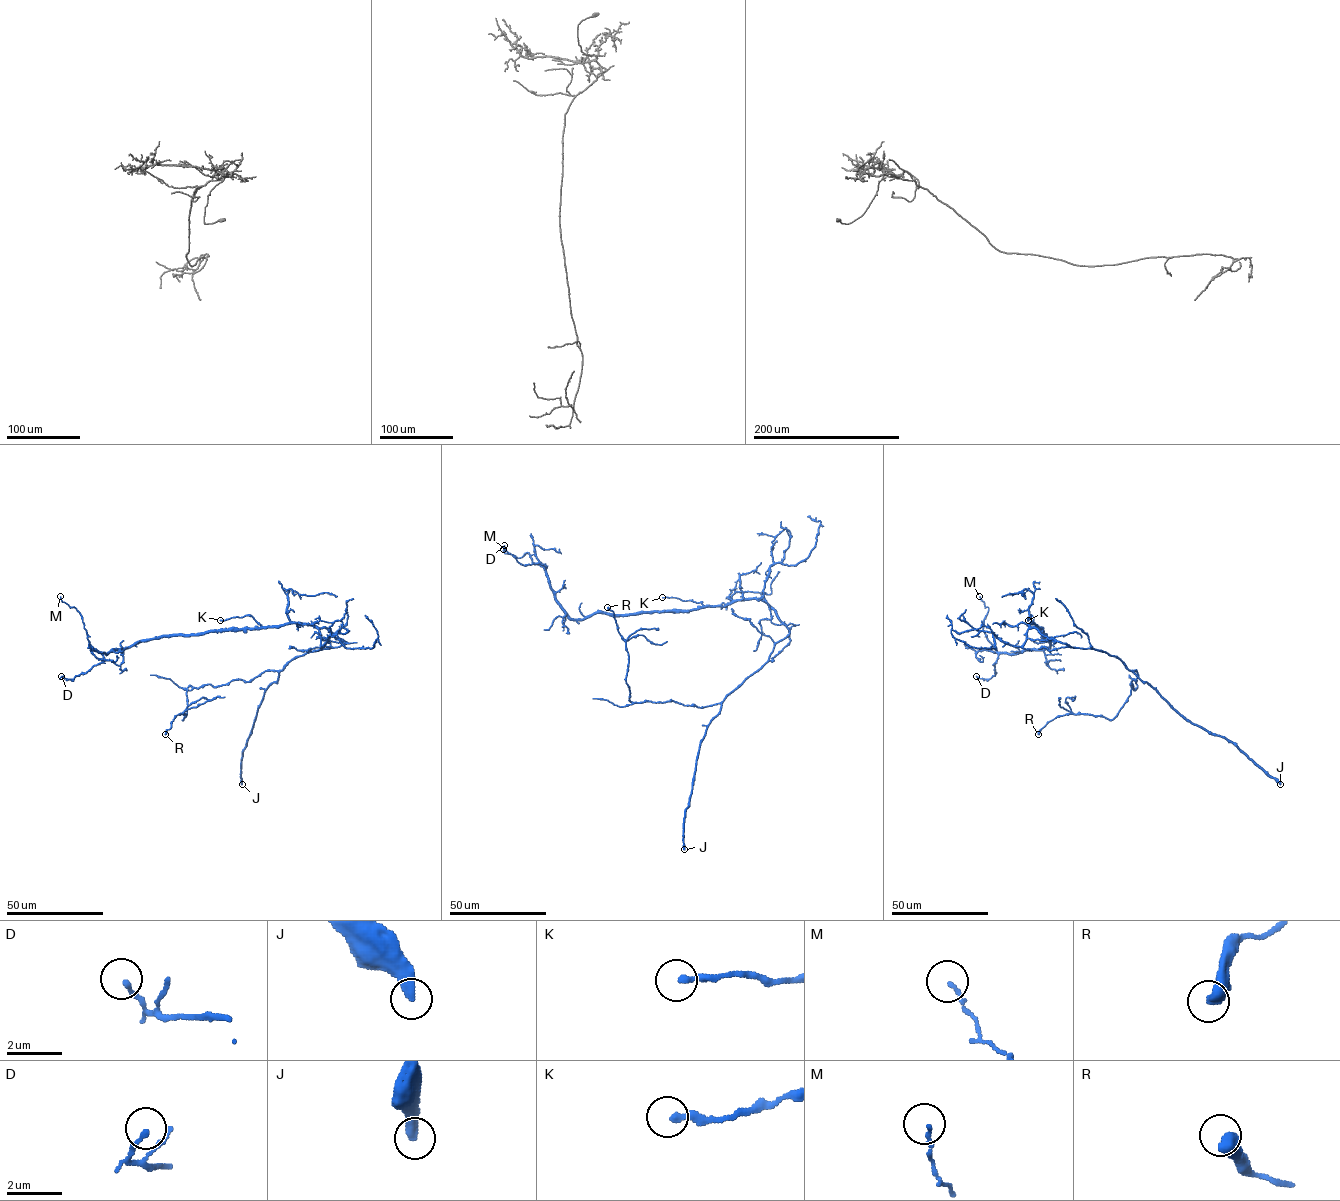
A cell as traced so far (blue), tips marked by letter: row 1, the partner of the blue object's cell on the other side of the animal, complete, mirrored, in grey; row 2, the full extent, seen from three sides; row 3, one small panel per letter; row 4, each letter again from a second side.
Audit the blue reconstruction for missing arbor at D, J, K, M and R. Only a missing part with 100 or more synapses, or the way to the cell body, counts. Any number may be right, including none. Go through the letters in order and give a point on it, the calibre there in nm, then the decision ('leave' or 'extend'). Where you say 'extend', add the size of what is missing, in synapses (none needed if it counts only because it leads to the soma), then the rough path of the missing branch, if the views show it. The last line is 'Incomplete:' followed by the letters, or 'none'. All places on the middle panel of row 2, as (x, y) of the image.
D: place (504, 545); calibre 170 nm; leave
J: place (684, 849); calibre 440 nm; extend; 250 synapses
K: place (662, 597); calibre 240 nm; leave
M: place (503, 549); calibre 130 nm; leave
R: place (607, 607); calibre 600 nm; leave
Incomplete: J

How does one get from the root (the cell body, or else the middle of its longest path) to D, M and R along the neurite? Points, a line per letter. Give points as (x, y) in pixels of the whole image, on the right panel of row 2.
D: (1045, 636), (1031, 623), (1045, 634), (1048, 647), (1000, 653), (993, 676), (976, 676)
M: (1045, 636), (1030, 627), (1031, 623), (1045, 634), (1048, 647), (999, 653), (983, 630), (988, 608), (979, 596)
R: (1045, 636), (1116, 656), (1138, 676), (1131, 681), (1127, 701), (1113, 719), (1066, 714), (1049, 721), (1038, 734)

